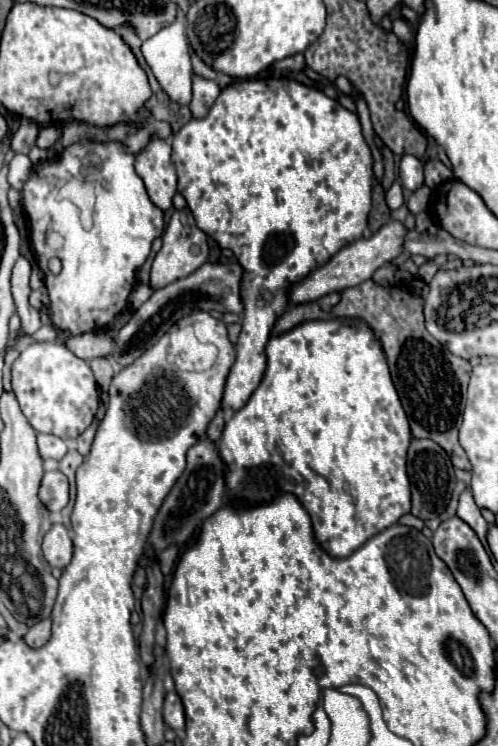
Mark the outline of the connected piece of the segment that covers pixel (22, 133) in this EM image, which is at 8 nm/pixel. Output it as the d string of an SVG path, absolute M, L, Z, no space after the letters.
M22 117L20 127L18 127L18 131L14 133L10 147L12 147L16 153L28 153L30 147L36 143L36 137L38 137L38 125L32 123L30 119L24 119L24 117Z

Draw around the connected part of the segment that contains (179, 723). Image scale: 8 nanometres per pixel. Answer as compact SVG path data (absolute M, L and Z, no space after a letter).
M170 691L164 699L164 723L172 729L184 729L184 707L176 691Z

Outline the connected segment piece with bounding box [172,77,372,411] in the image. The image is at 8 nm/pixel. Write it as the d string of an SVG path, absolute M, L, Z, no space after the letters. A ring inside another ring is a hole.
M274 77L274 79L244 79L244 81L236 81L228 87L222 89L222 93L218 95L218 99L214 101L214 105L210 107L208 115L202 119L190 119L172 139L172 161L174 167L178 171L178 191L184 195L196 225L208 235L212 237L222 249L230 249L236 257L236 261L240 263L240 267L244 267L244 283L240 283L240 297L244 299L244 317L242 317L242 331L238 337L238 345L236 345L236 361L230 369L230 375L226 379L226 387L224 387L224 399L222 399L222 409L224 411L238 411L240 407L244 407L244 403L248 401L248 397L252 395L252 391L260 385L260 379L264 375L264 367L266 367L266 359L264 359L264 347L270 339L270 333L278 321L278 317L284 313L284 309L290 305L290 297L288 297L288 289L292 283L300 283L302 279L306 279L314 269L322 267L336 251L340 251L344 245L354 243L356 239L360 239L368 227L368 213L372 207L372 151L368 147L368 143L364 141L362 135L362 127L360 127L360 119L356 113L350 113L348 109L344 109L338 101L326 97L320 89L314 87L306 87L298 81L286 79L286 77ZM266 287L272 293L272 303L264 309L256 309L256 297L260 293L260 289Z

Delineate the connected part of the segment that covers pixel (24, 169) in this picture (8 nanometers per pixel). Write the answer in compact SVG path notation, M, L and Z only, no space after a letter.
M14 155L14 157L12 157L12 161L10 161L8 183L10 183L12 187L20 189L20 187L22 187L22 183L24 183L24 179L28 177L30 169L32 169L32 163L30 163L30 159L28 159L26 155Z

